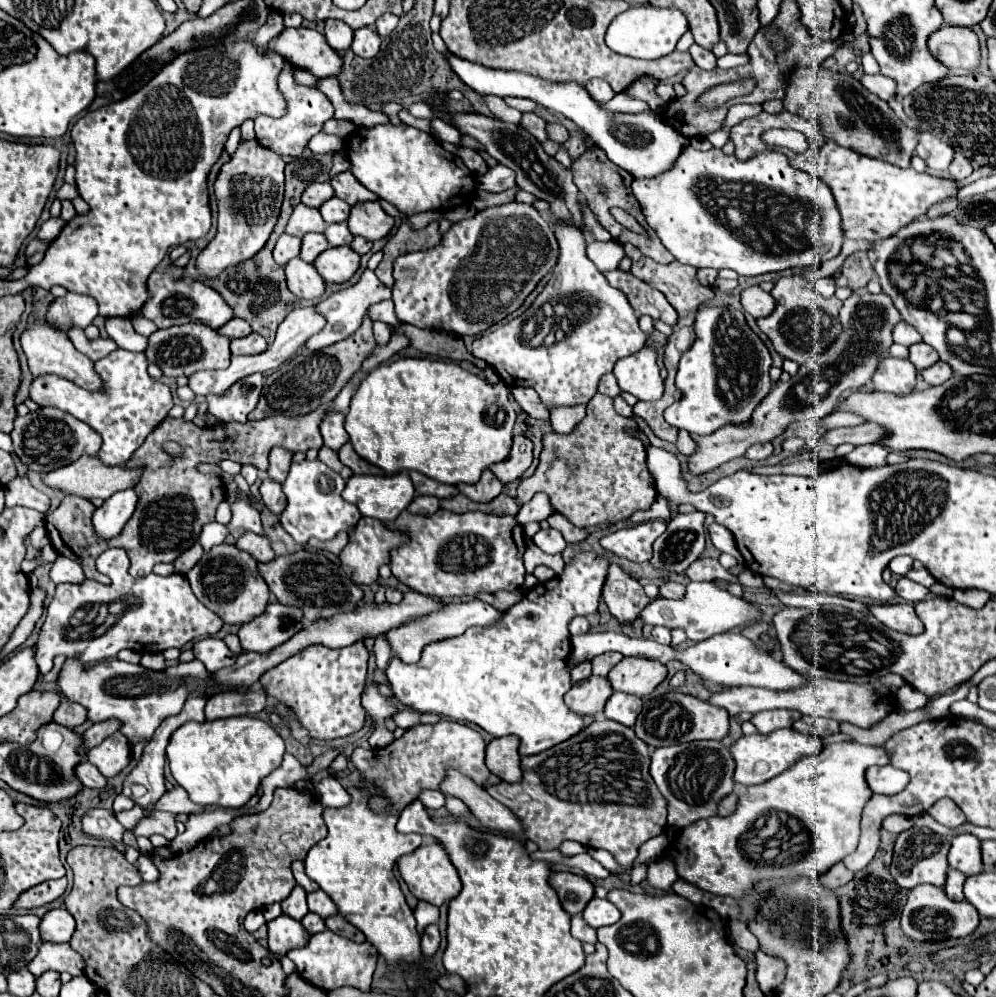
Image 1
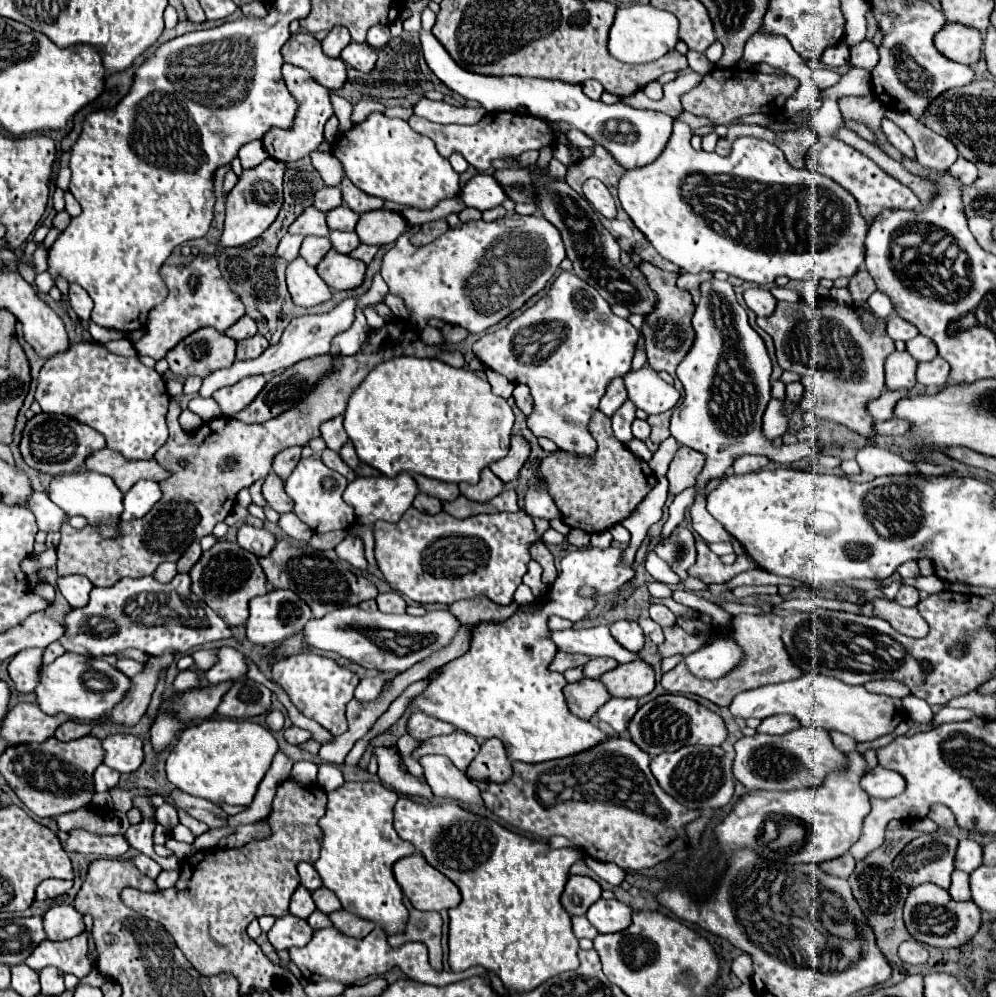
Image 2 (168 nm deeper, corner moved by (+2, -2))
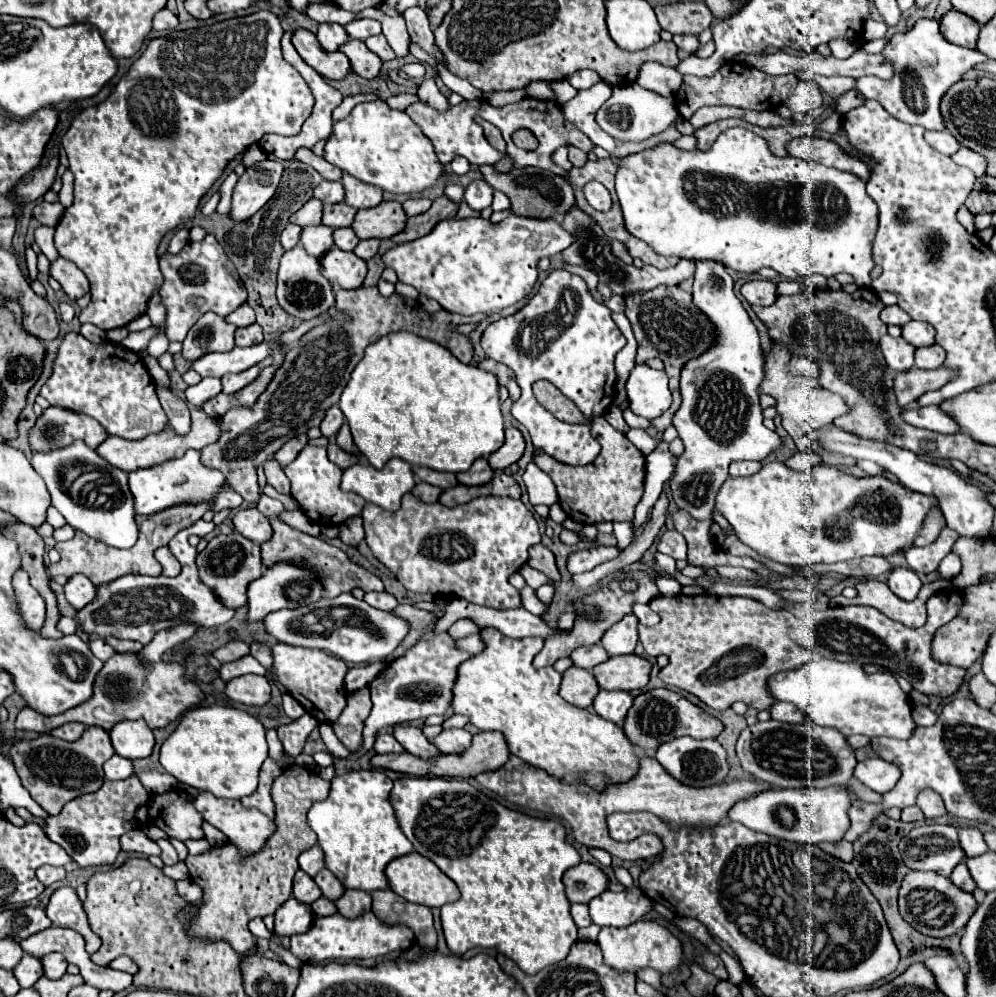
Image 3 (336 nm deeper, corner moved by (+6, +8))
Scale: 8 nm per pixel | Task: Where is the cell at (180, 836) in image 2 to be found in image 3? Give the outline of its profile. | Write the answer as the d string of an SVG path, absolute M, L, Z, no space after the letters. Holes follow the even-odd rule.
M170 790L164 794L152 794L148 800L150 824L162 828L176 840L198 840L202 832L202 816L194 808L194 798L184 790Z

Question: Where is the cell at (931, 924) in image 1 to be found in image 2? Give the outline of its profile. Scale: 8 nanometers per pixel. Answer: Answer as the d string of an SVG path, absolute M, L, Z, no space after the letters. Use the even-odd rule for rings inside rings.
M932 884L914 886L904 904L904 924L914 940L938 946L938 948L956 948L974 938L980 928L980 908L974 902L956 902L950 898L948 890Z

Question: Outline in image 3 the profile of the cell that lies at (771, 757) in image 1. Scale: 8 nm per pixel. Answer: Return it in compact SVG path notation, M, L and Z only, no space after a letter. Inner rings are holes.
M776 720L756 722L738 736L736 754L744 772L778 788L826 788L846 784L856 766L854 750L848 746L846 736L834 728L816 726L810 720L804 724L784 724Z

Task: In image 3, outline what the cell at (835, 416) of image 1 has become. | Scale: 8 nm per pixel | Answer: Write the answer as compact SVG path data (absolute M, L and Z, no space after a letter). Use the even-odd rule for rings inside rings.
M912 368L908 372L900 372L894 378L896 402L904 408L910 402L918 400L924 392L944 386L950 378L952 378L952 372L946 370L946 368L936 368L936 370Z

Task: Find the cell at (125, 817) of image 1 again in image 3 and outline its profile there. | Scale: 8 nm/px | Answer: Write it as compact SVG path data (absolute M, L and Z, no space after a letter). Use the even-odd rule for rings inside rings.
M136 776L118 782L104 780L98 792L78 796L76 800L68 802L58 816L48 816L44 830L48 838L58 842L78 866L112 864L120 852L120 836L138 826L134 816L136 808L146 804L148 798L150 794Z

